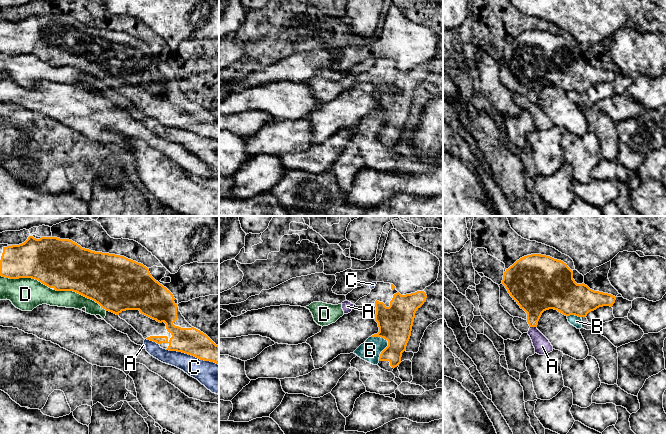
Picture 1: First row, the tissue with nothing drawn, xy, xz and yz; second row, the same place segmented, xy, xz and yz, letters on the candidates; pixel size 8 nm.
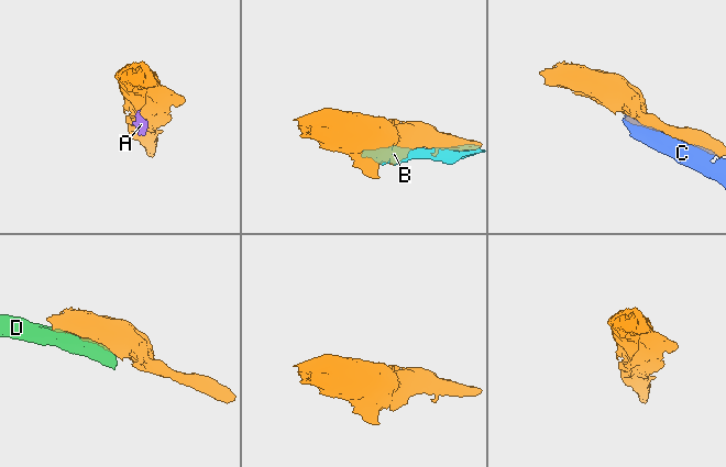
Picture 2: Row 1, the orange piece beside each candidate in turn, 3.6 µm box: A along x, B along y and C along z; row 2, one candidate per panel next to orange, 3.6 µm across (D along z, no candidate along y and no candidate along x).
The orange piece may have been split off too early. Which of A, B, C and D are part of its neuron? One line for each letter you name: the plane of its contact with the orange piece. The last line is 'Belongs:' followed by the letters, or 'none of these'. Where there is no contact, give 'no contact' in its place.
Belongs: none of these

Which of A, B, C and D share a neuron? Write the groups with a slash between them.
A C D / B

